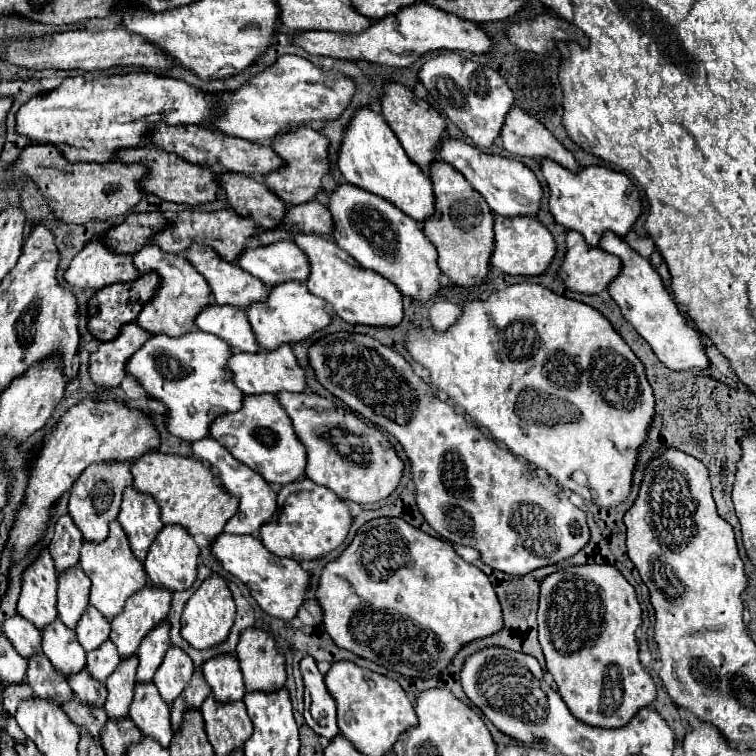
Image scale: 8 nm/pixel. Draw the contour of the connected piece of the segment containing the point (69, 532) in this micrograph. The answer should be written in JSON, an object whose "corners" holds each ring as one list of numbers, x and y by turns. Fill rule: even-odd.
{"corners":[[68,513,58,517,58,521,54,525,54,539,48,545,48,549,54,557,54,563,56,563,56,571,70,569,78,563,82,543,84,543,84,537,82,537,80,529,74,525,72,517]]}

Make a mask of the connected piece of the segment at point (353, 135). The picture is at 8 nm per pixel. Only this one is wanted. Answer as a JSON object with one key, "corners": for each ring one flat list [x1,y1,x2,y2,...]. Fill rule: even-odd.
{"corners":[[364,107,354,115,346,129,336,163,348,183,390,201,418,223,424,223,434,215,434,191,430,177,408,159,388,123,372,109]]}

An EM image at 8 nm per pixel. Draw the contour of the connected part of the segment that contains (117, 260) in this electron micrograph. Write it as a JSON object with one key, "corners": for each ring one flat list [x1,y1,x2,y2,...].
{"corners":[[94,239,72,259,64,277,72,287,102,289,114,283,136,281,140,275,134,269,132,255,114,253,102,239]]}

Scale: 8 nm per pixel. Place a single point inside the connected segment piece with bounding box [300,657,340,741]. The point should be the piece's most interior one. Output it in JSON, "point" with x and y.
{"point":[319,708]}

